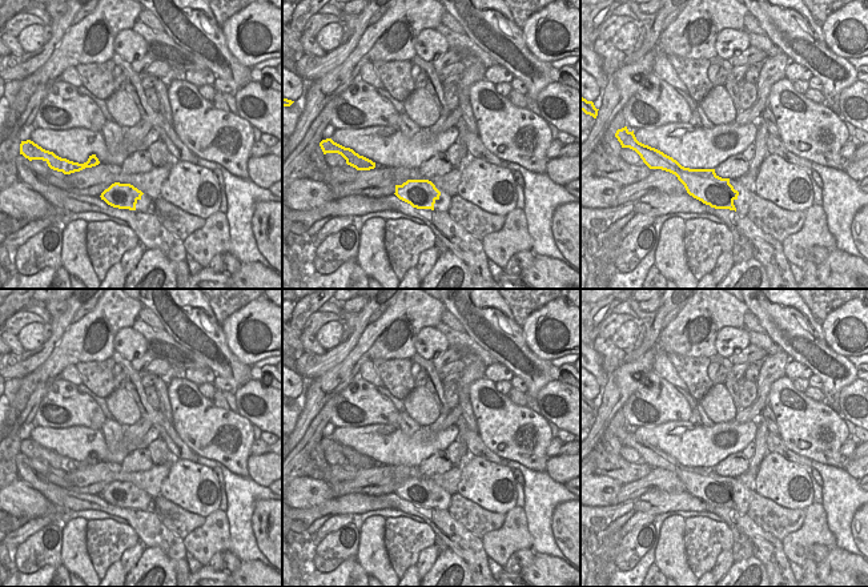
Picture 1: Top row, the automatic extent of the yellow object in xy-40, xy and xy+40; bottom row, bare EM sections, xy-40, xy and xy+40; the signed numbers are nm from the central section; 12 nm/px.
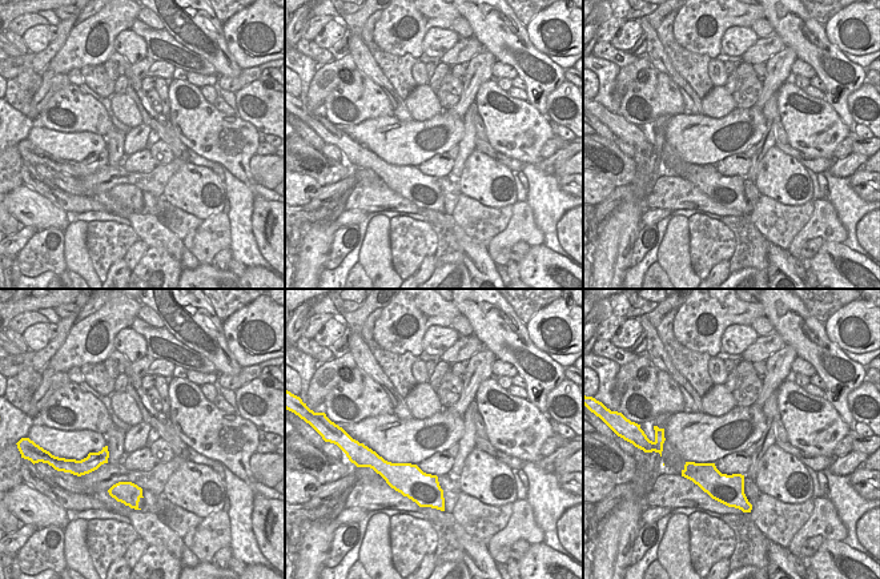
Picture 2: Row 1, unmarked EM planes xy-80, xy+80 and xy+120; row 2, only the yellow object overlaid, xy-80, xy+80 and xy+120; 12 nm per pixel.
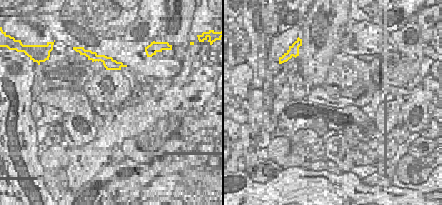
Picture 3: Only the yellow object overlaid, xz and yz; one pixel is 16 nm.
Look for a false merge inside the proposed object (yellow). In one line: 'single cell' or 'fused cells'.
fused cells

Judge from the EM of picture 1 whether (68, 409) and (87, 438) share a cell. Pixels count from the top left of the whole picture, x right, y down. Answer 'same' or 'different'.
different

